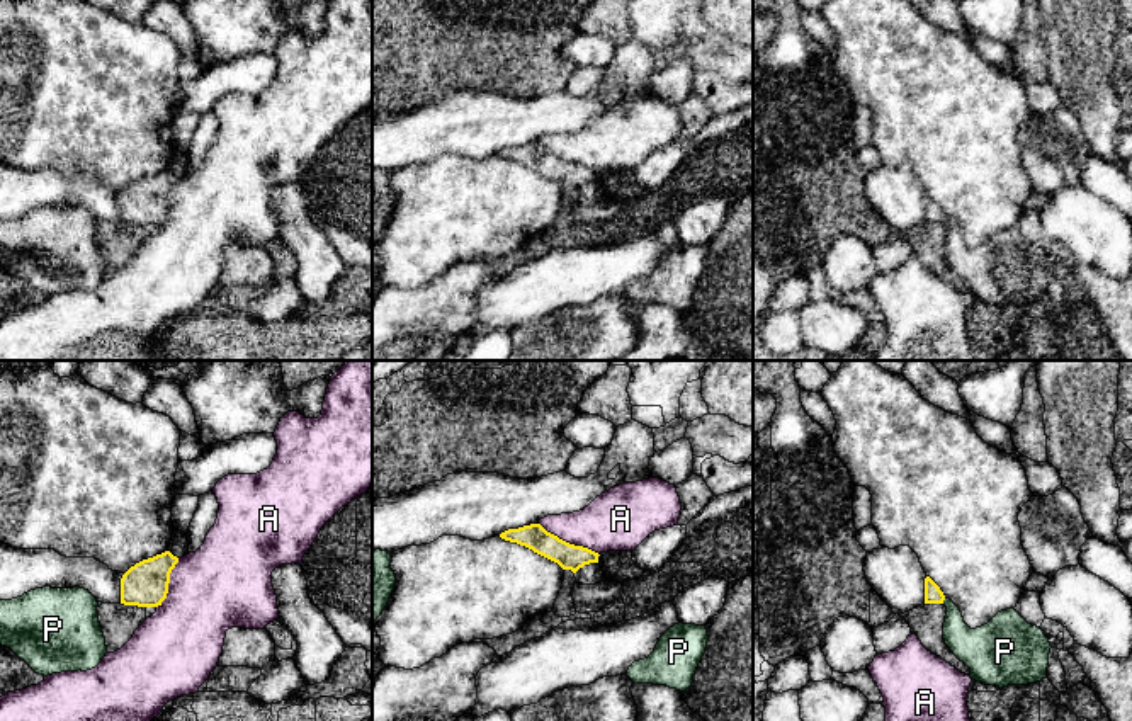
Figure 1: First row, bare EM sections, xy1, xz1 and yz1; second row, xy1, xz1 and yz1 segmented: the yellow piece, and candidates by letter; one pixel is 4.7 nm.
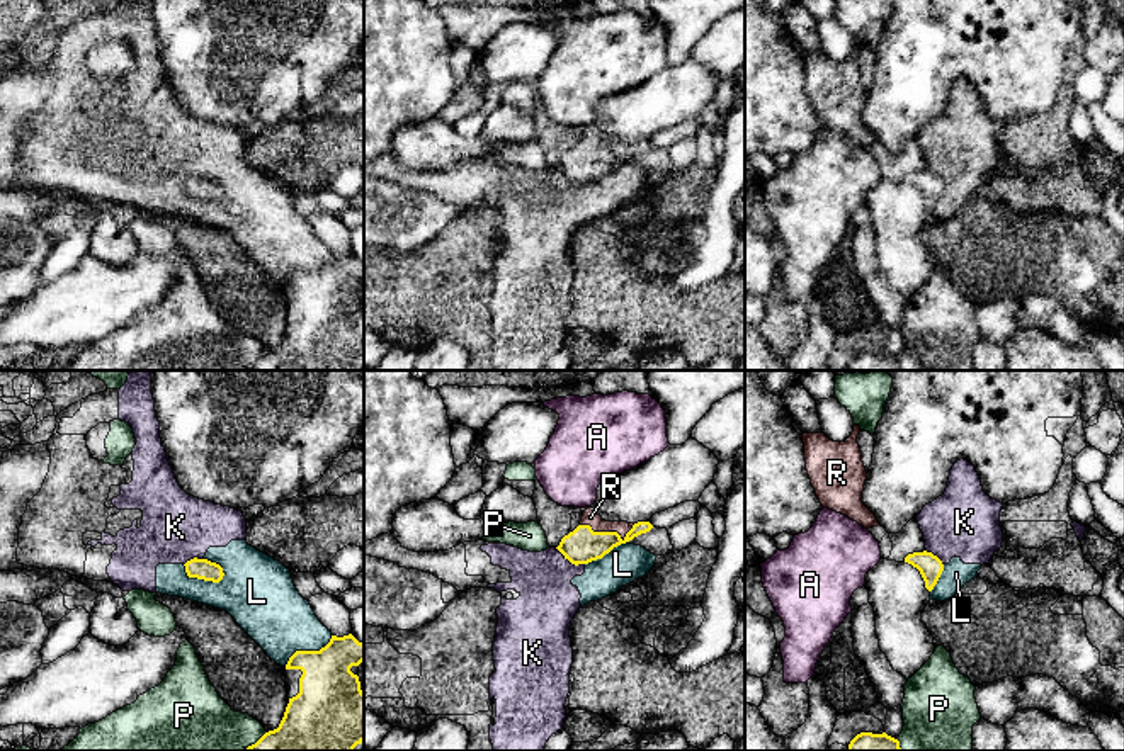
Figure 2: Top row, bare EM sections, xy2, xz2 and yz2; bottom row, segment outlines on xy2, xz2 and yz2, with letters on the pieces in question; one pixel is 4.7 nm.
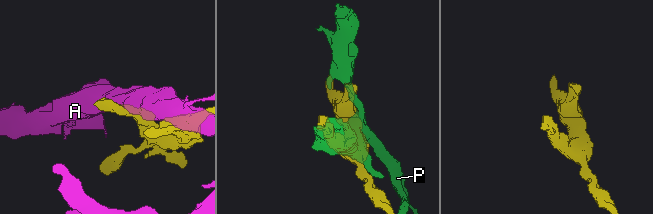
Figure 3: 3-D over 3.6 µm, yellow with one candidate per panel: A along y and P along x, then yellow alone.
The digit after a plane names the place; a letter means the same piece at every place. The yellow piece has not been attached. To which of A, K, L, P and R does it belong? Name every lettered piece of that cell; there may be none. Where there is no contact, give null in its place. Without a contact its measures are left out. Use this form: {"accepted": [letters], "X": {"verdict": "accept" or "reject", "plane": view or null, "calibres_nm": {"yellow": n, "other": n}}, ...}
{"accepted": ["R"], "A": {"verdict": "reject", "plane": "xz1", "calibres_nm": {"yellow": 120, "other": 280}}, "K": {"verdict": "reject", "plane": "xz2", "calibres_nm": {"yellow": 170, "other": 280}}, "L": {"verdict": "reject", "plane": "xy2", "calibres_nm": {"yellow": 100, "other": 300}}, "P": {"verdict": "reject", "plane": "xy2", "calibres_nm": {"yellow": 360, "other": 400}}, "R": {"verdict": "accept", "plane": "xz2", "calibres_nm": {"yellow": 170, "other": 80}}}

